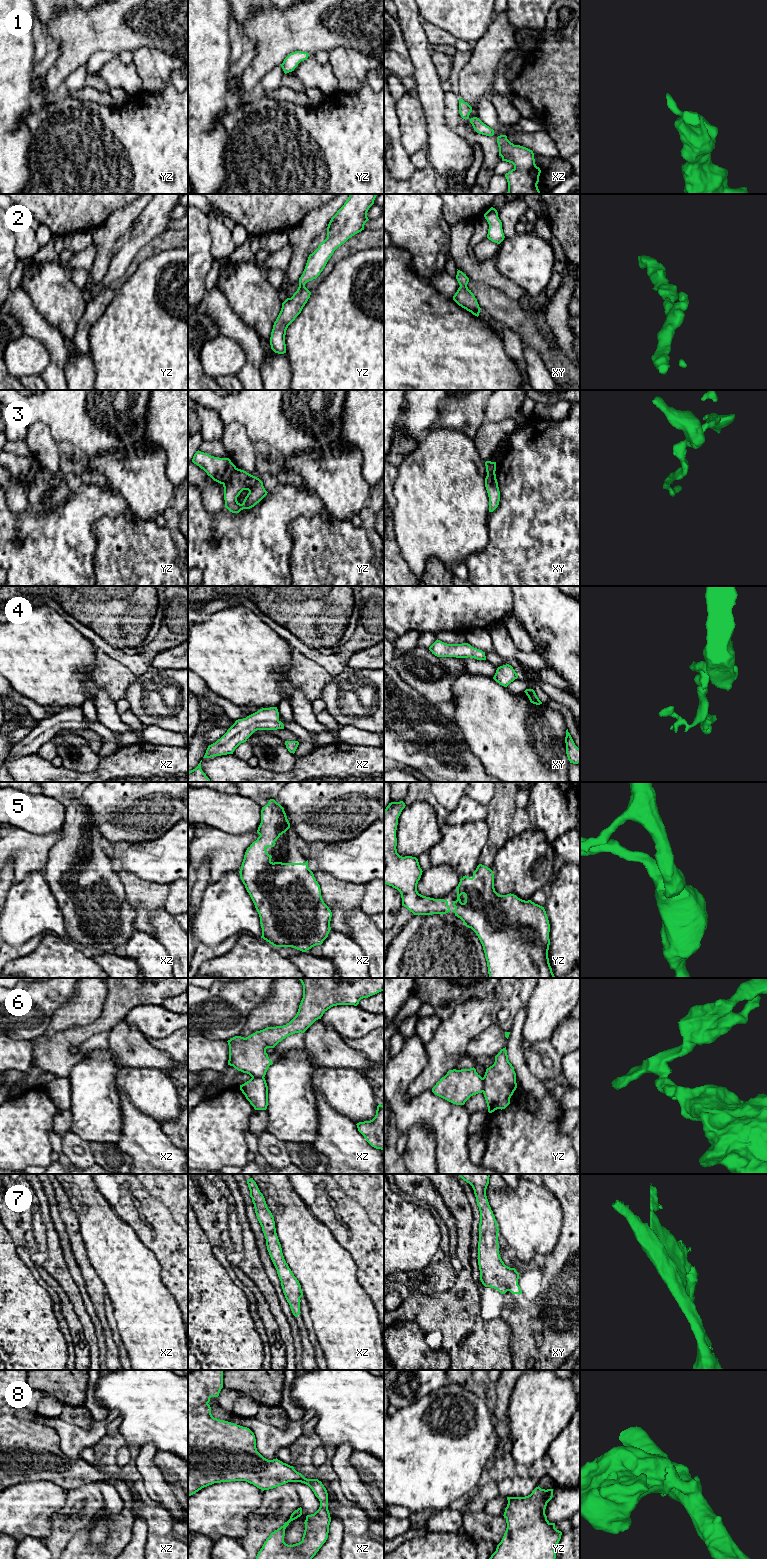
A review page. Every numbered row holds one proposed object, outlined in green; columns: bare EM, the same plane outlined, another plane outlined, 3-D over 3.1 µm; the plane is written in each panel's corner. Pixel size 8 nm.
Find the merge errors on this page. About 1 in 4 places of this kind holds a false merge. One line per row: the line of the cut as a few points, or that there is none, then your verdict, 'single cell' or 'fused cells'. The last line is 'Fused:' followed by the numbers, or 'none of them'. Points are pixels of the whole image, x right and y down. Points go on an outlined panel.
1: cut none; single cell
2: cut none; single cell
3: cut yz (236, 468), (223, 484); fused cells
4: cut none; single cell
5: cut none; single cell
6: cut yz (482, 1078), (483, 1091); fused cells
7: cut none; single cell
8: cut none; single cell
Fused: 3, 6

